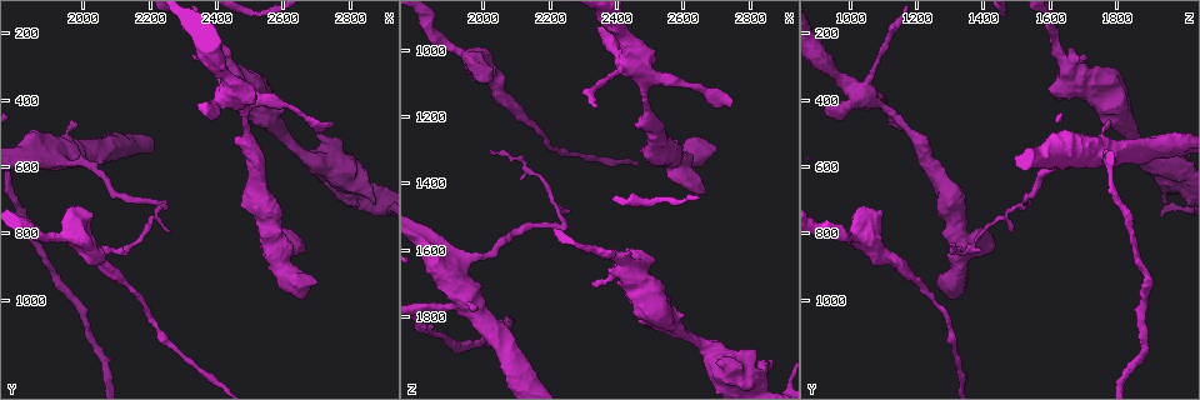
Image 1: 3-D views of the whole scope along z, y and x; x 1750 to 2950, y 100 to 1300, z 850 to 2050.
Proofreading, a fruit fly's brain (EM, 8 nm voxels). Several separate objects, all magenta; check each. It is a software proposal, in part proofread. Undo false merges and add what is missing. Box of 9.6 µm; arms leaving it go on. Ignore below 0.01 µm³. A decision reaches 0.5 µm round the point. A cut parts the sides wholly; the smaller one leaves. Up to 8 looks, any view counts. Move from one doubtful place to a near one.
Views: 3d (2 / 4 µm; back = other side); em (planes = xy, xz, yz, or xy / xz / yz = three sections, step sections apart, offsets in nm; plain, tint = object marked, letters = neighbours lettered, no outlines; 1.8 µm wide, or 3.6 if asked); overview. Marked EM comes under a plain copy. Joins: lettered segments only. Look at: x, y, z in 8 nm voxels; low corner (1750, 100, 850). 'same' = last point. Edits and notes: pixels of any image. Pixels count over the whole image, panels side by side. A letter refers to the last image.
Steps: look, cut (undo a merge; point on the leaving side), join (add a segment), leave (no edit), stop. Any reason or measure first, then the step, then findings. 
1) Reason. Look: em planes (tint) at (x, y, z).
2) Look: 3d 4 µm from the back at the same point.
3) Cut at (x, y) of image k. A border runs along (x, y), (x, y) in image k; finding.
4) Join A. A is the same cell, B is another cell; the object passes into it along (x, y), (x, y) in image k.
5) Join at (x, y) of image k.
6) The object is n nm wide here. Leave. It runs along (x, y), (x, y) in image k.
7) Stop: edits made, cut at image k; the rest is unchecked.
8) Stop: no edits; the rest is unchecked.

Thick end. Look: 3d 4 µm at (2330, 410, 930).

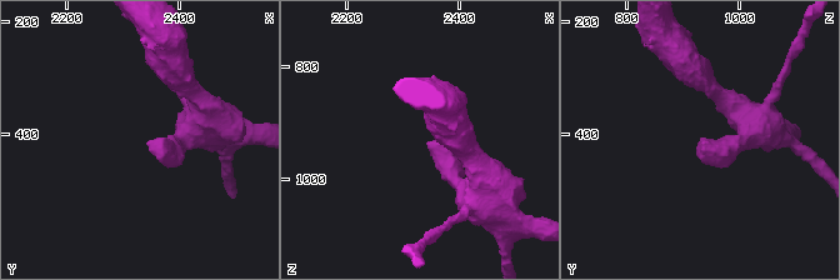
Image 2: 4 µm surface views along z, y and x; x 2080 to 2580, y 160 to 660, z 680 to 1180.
Shape alone is not enough. Look: em planes (letters) at (2345, 410, 935).

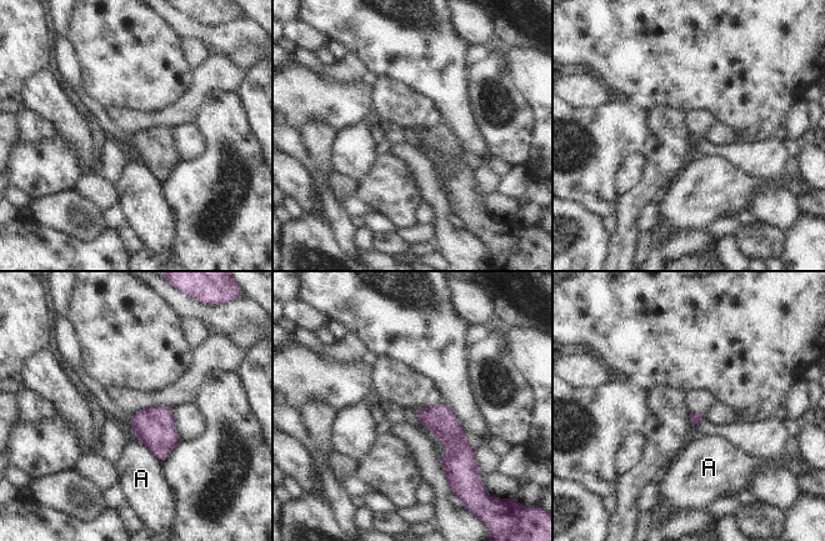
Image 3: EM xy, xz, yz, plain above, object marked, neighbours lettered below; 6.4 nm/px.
Leave. A is another cell; no lettered segment goes on from it.

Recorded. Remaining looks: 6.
Stops while still wide. Look: em yz step 16 (letters) at (2660, 830, 1440).

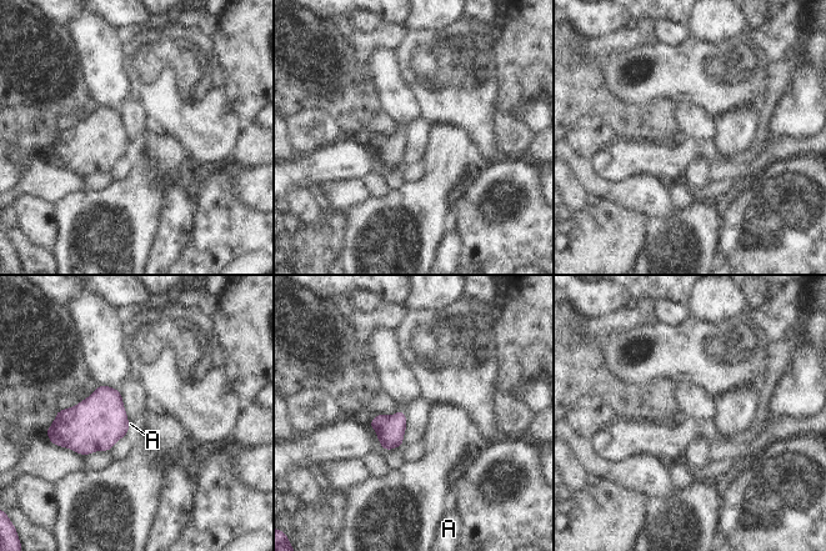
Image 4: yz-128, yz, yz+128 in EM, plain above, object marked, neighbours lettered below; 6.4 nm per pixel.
Look: em xz step 4 (letters) at the same point.

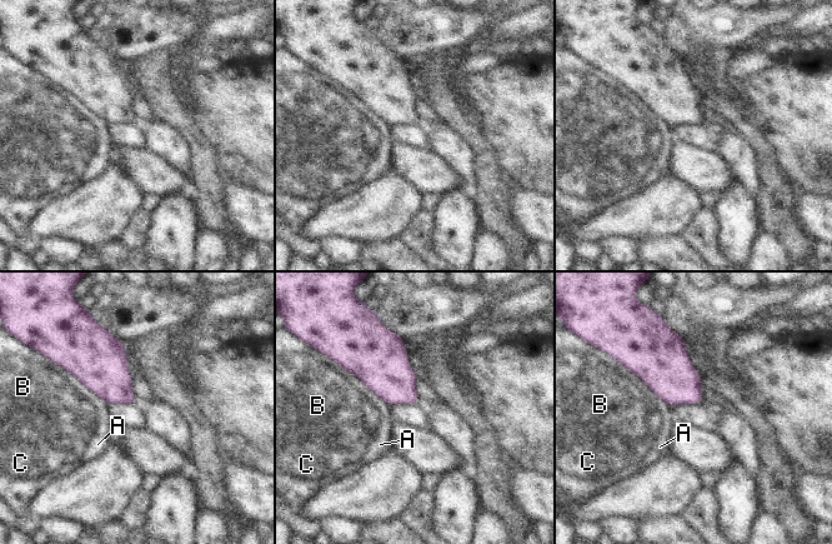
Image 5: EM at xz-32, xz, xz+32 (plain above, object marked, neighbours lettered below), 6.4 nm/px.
The longest contact is with A, 440 nm. Leave. A, B and C are other cells; a border runs along (622, 364), (673, 408) in image 5; no lettered segment goes on from it.

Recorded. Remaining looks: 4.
Stops while still wide. Look: 3d 2 µm at (1990, 730, 1090).

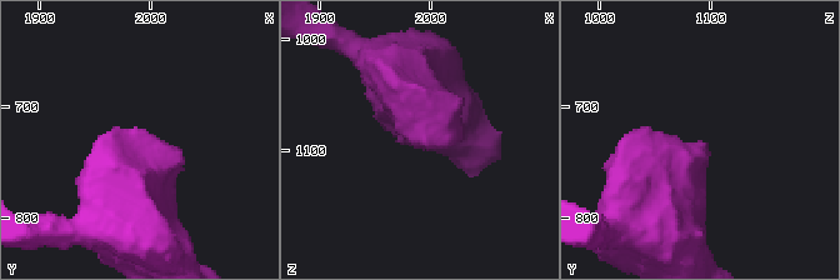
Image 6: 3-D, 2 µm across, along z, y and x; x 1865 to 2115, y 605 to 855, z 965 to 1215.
Look: em xz step 8 (tint) at (1982, 738, 1094).

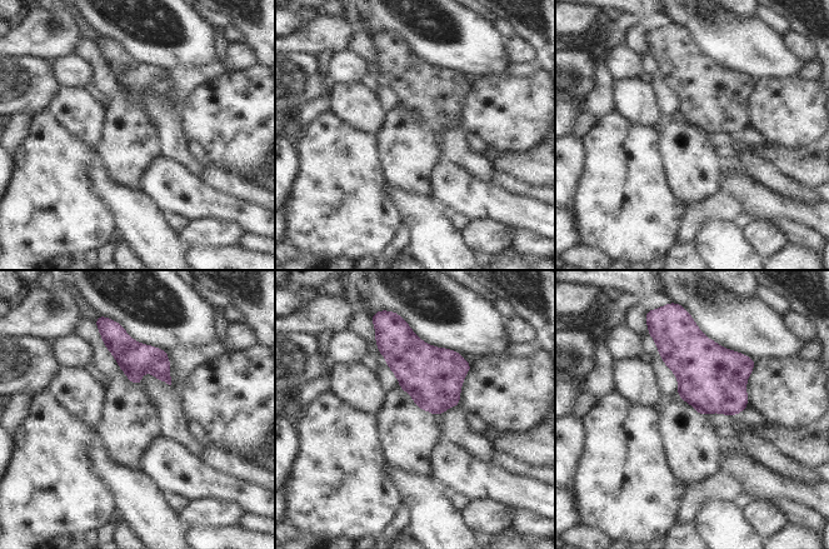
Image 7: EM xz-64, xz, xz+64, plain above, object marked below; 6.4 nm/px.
See the neighbours. Look: em xz step 8 (letters) at the same point.

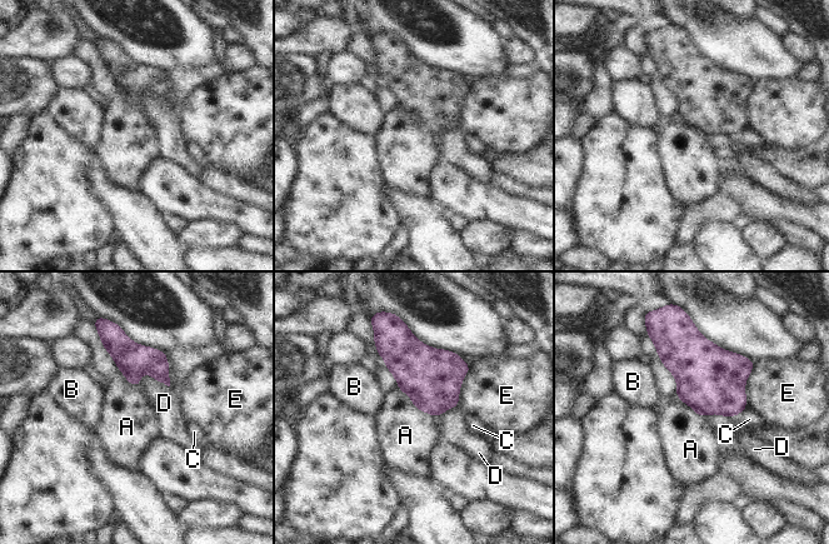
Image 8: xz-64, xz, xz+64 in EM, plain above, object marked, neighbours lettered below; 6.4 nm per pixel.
The longest contact is with A, 440 nm. Leave. A, B, C, D and E are other cells; a border runs along (98, 333), (118, 369), (139, 387) in image 8; none of them fits.

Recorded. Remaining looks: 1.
Stop: no edits; the rest is unchecked.

